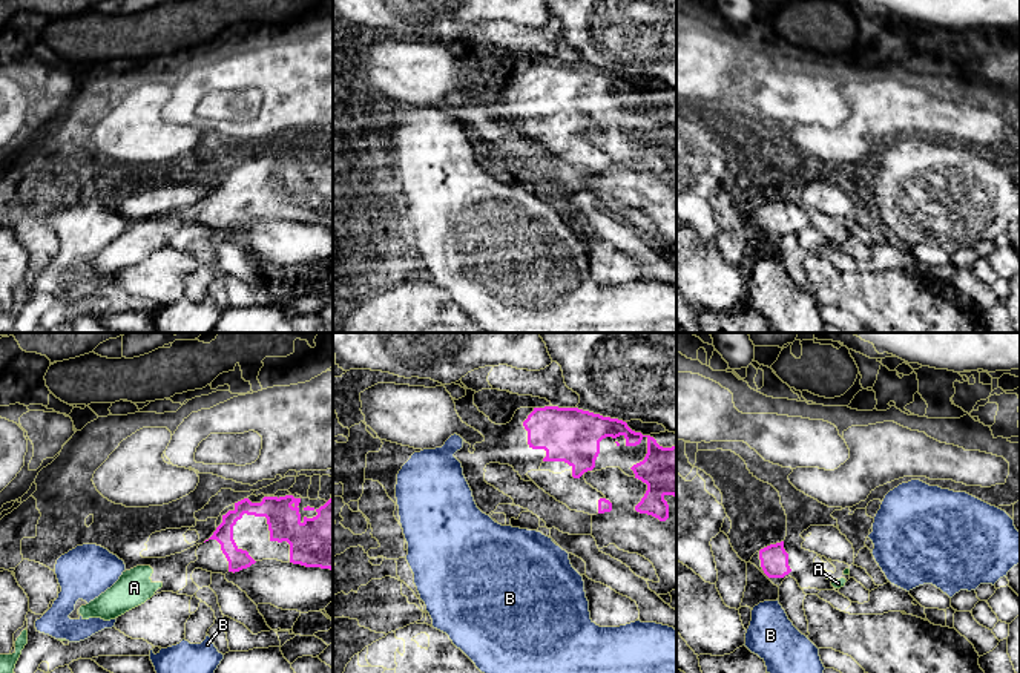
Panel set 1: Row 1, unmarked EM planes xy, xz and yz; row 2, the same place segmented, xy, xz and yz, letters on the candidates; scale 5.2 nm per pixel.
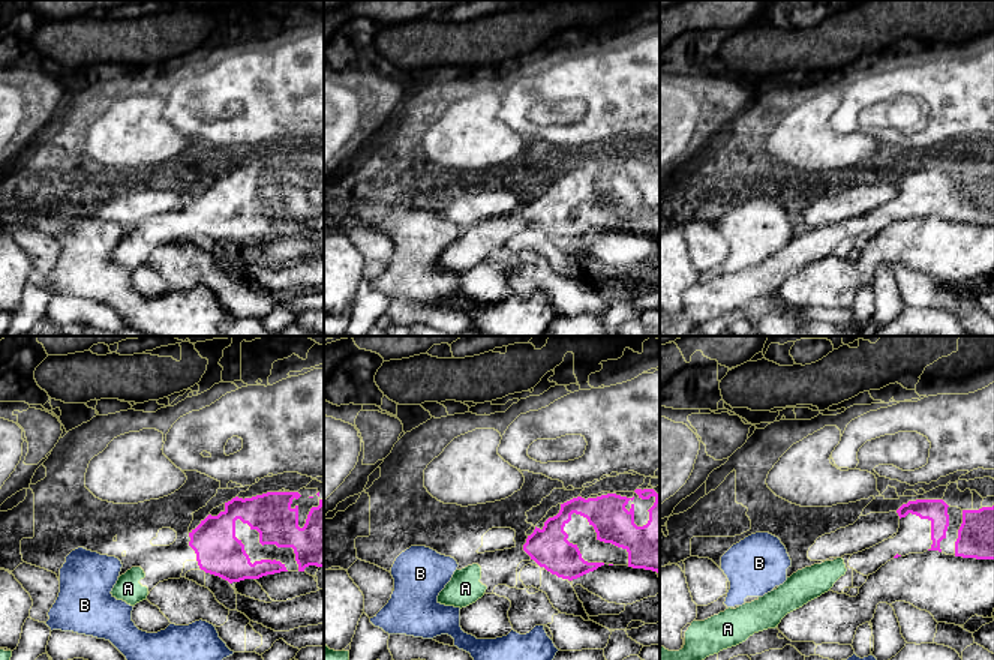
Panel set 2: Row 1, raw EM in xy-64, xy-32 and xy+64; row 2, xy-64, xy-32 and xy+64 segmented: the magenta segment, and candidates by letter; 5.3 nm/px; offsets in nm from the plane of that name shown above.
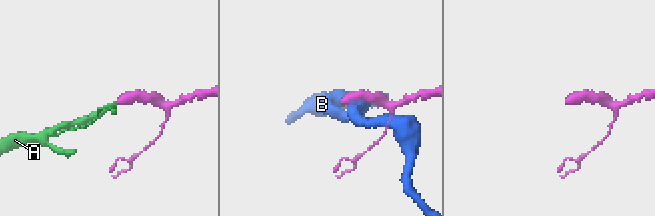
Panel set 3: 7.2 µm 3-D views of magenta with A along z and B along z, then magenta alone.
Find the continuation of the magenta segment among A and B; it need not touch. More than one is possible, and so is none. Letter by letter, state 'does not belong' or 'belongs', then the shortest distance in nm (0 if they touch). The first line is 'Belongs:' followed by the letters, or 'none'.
Belongs: A
A: belongs | 190 nm
B: does not belong | 120 nm

